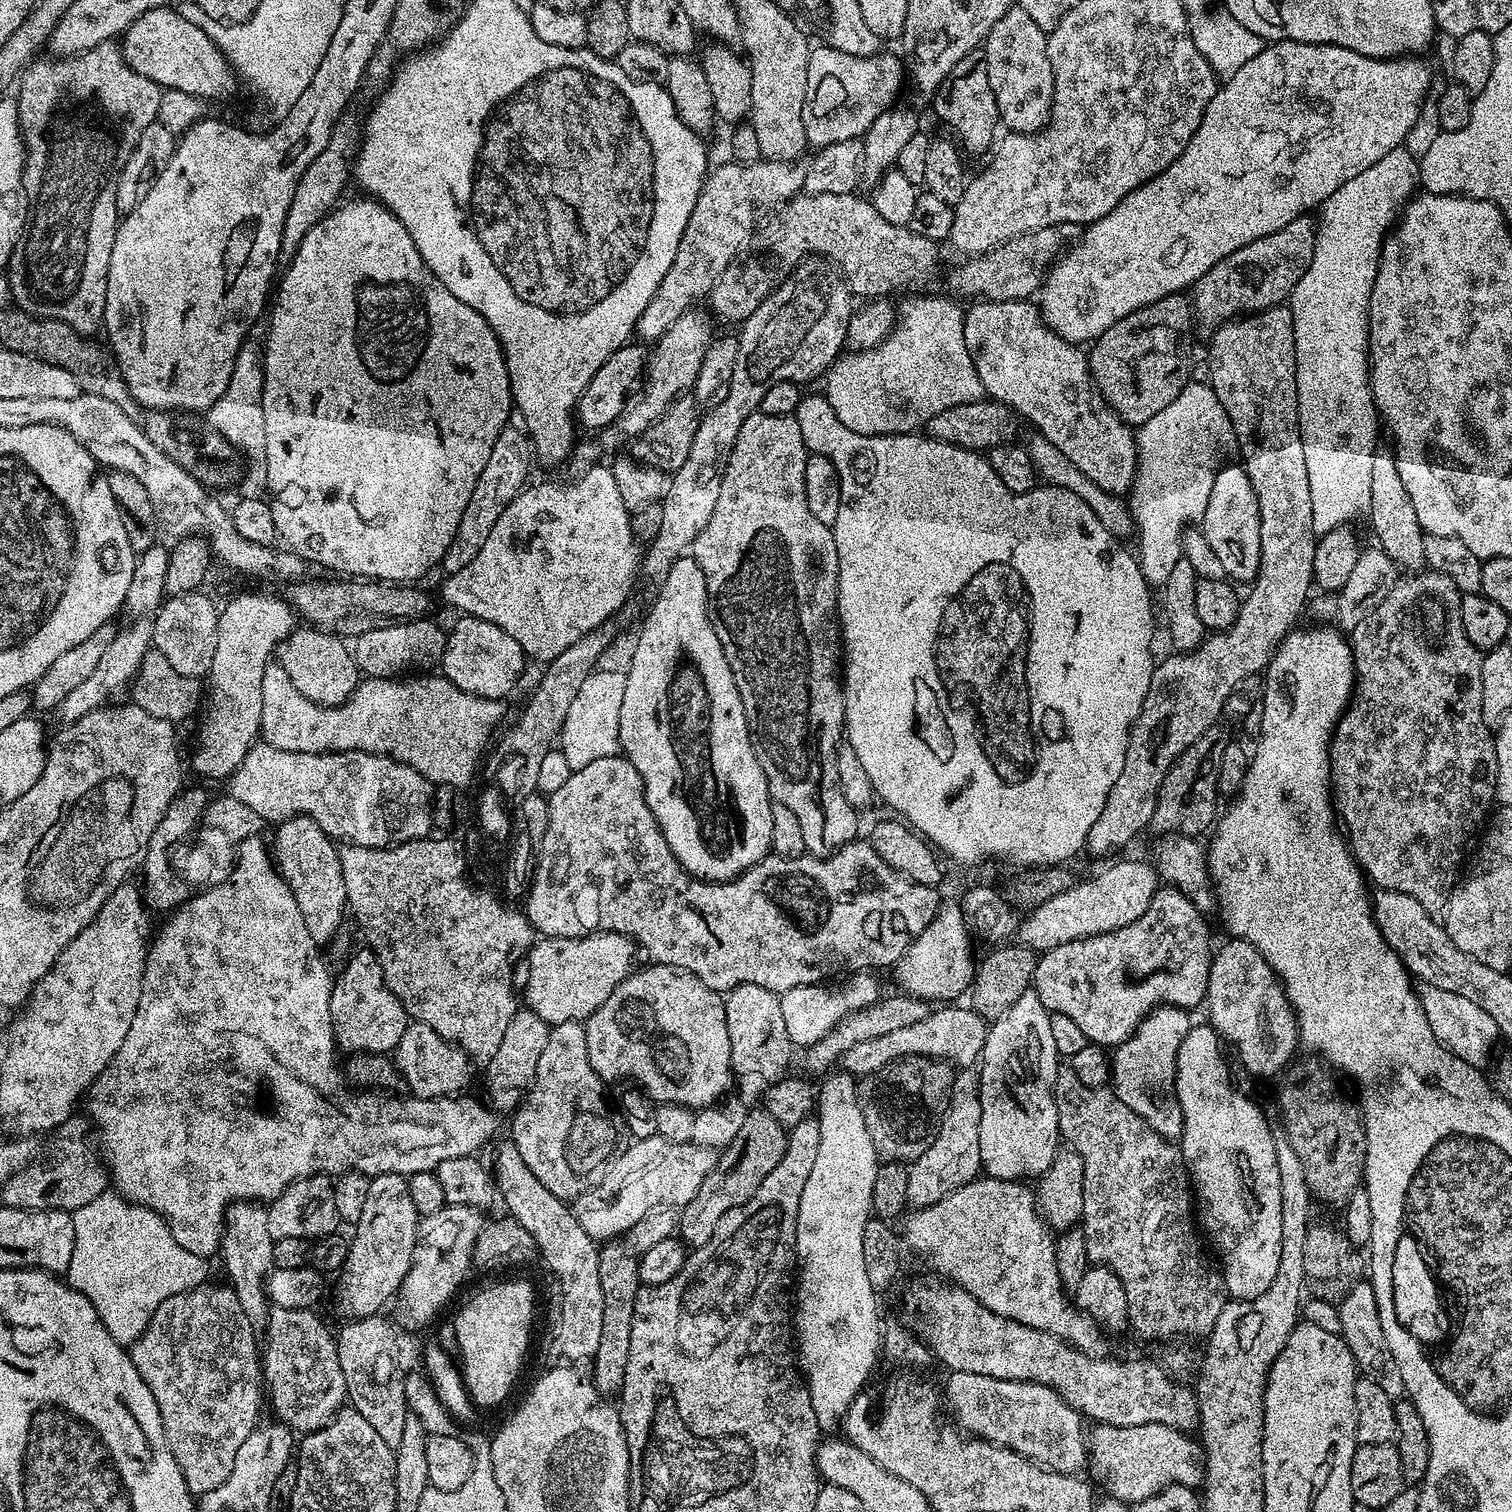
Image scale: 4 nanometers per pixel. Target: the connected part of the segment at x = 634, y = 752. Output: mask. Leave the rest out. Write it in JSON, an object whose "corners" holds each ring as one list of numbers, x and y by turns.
{"corners":[[685,554,679,556,670,566,670,574,658,585,656,601,648,612,648,617,639,625,640,637,632,648,632,661,624,672,626,678,626,694,622,694,622,714,618,718,618,734,620,735,620,752,628,757,628,760,638,770,638,774,644,783,644,797,678,862,691,876,699,876,702,880,719,882,732,880,735,876,741,876,750,866,762,862,764,857,772,852,770,842,770,822,772,821,772,805,774,803,771,794,768,793,766,774,754,754,752,739,748,733,746,722,746,710,742,706,742,698,738,694,738,686,734,682,734,674,730,670,730,662,726,662,726,654,722,650,722,642,718,642,718,634,712,625,712,619,708,617,708,591,706,590,706,574,702,574,702,566,691,556]]}

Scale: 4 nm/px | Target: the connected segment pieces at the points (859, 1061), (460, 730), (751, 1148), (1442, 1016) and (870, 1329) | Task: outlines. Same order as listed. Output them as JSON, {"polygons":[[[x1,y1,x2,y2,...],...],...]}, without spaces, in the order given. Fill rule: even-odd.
{"polygons":[[[956,1006,937,1007,940,1008,937,1012,936,1009,929,1011,928,1016,922,1018,922,1022,914,1022,914,1026,901,1026,898,1030,890,1030,890,1034,860,1040,844,1052,843,1071,853,1077,871,1078,878,1070,902,1056,931,1056,934,1060,942,1060,953,1066,975,1065,984,1051,989,1025,970,1006,952,1007]],[[270,662,264,667,262,674,262,714,260,715,259,735,262,737,263,743,277,748,278,750,286,750,287,752,376,752,379,756,390,756,393,760,408,764,414,770,418,770,418,774,422,774,433,785,451,784,456,790,460,790,463,784,468,784,472,780,472,775,476,772,476,763,480,760,480,755,484,752,484,747,488,744,488,739,492,736,492,731,496,728,496,723,504,716,504,700,487,700,481,696,470,694,466,690,462,690,458,686,454,686,454,682,450,682,443,674,424,674,419,678,421,680,410,680,414,678,391,678,391,679,361,679,347,700,343,704,334,704,325,706,323,704,315,704,313,700,306,699,297,688,290,682,290,678,286,674,286,670,282,670,282,666,278,662]],[[756,1106,756,1109,753,1107,749,1110,742,1122,742,1130,738,1130,738,1134,734,1134,734,1138,719,1153,714,1170,706,1174,698,1194,694,1194,694,1198,690,1198,690,1202,679,1209,679,1239,683,1240,689,1249,701,1248,706,1242,710,1242,710,1238,714,1238,714,1230,718,1230,718,1222,722,1222,722,1214,726,1214,726,1210,734,1210,734,1206,742,1206,742,1202,749,1200,754,1190,762,1186,766,1174,770,1174,770,1170,774,1170,778,1162,782,1162,782,1156,786,1154,787,1142,788,1133,780,1125,778,1118,774,1118,774,1114,767,1112,763,1106]],[[1421,983,1418,988,1418,995,1426,1022,1437,1042,1447,1052,1453,1052,1457,1060,1464,1060,1473,1068,1483,1069,1496,1040,1501,1039,1494,1018,1490,1018,1490,1014,1486,1014,1486,1010,1482,1010,1477,1004,1470,1002,1470,998,1462,998,1462,994,1442,990,1433,984]],[[829,1075,829,1080,818,1088,822,1146,818,1146,818,1159,814,1161,810,1179,802,1189,796,1227,798,1291,794,1296,794,1347,804,1382,812,1395,818,1426,824,1434,835,1433,832,1431,841,1427,854,1398,865,1391,864,1383,876,1364,876,1355,879,1357,882,1352,882,1323,876,1309,878,1293,870,1286,866,1261,862,1258,862,1230,866,1230,866,1222,873,1215,872,1195,878,1157,874,1142,870,1142,870,1130,866,1130,858,1088,856,1092,855,1086,848,1084,847,1075,839,1075]]]}

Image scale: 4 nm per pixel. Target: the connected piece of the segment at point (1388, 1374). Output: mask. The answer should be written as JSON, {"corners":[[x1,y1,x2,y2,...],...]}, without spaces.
{"corners":[[1357,1282,1338,1304,1340,1313,1339,1335,1344,1337,1346,1346,1354,1358,1357,1369,1369,1376,1386,1394,1390,1394,1393,1402,1405,1395,1402,1382,1402,1370,1398,1370,1398,1362,1394,1362,1394,1354,1390,1350,1390,1342,1386,1342,1386,1330,1382,1330,1382,1318,1378,1314,1378,1302,1374,1298,1371,1283]]}

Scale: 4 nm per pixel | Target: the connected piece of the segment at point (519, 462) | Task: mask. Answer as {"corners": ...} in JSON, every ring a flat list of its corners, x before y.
{"corners":[[509,426,500,431,498,442,494,442,494,450,490,450,486,470,482,470,474,486,474,494,470,494,470,502,466,502,466,514,462,514,454,542,450,542,444,555,442,568,445,573,457,572,462,570,462,566,474,562,474,554,478,554,486,538,490,538,490,530,494,530,494,522,498,522,502,510,506,510,509,502,529,483,528,467,534,464,534,449,527,432,516,428]]}

